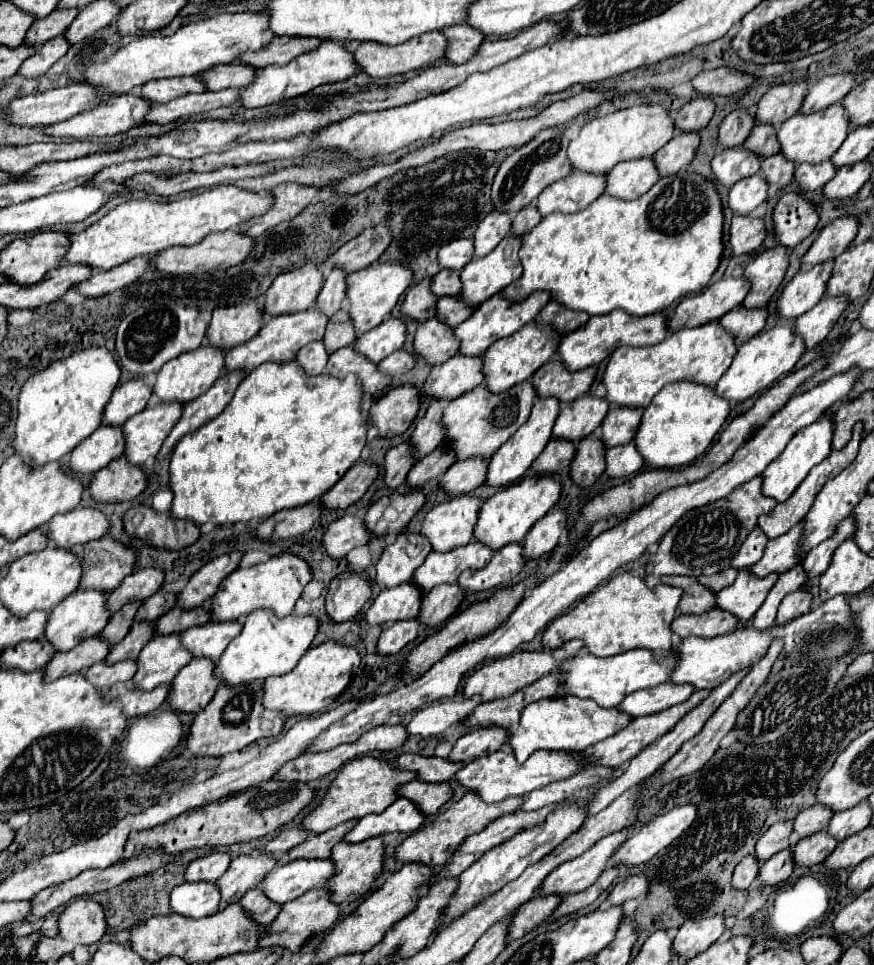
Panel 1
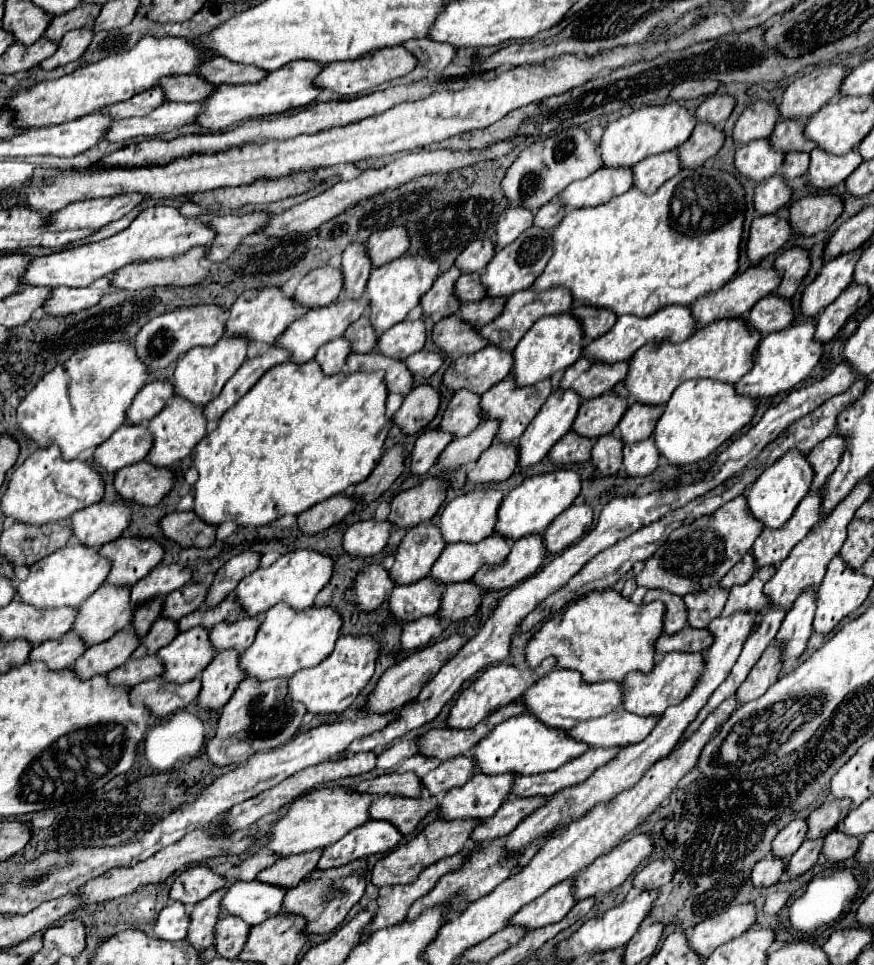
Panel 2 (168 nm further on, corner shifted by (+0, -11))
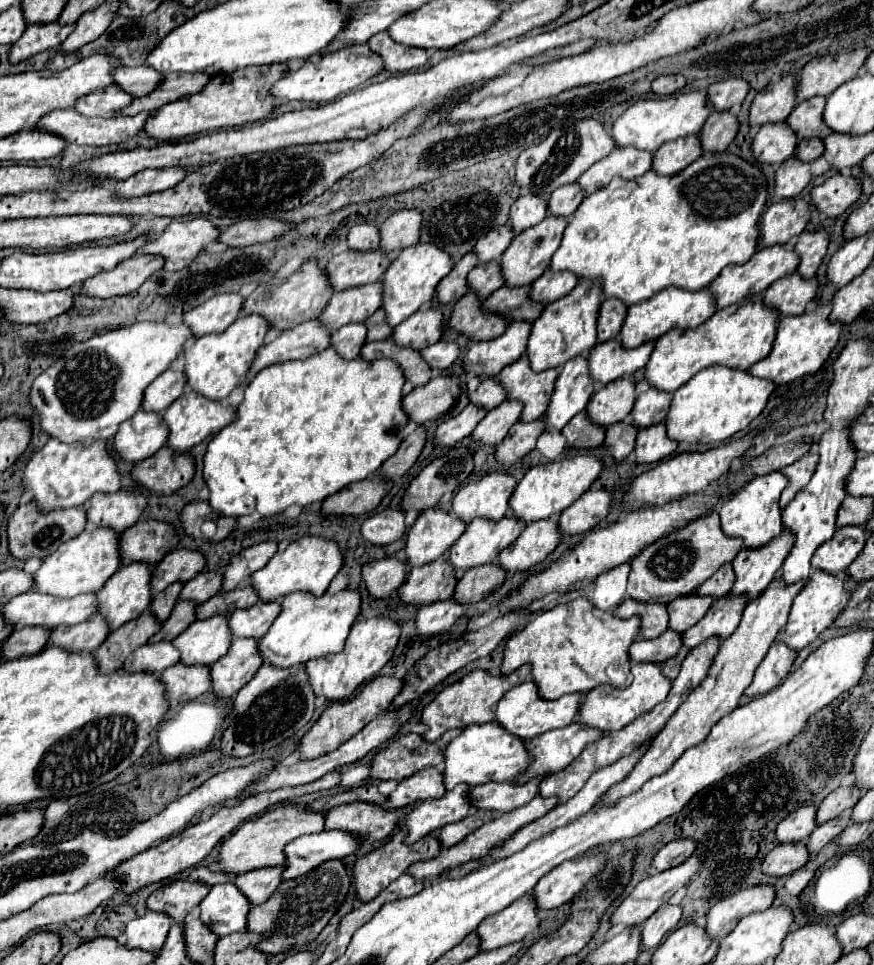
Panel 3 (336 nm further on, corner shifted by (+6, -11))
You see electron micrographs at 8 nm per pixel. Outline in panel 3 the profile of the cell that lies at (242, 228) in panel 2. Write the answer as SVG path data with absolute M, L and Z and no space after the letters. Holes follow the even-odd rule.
M203 218L191 222L171 222L161 236L139 248L139 254L157 254L165 260L165 270L183 270L211 242L219 230Z

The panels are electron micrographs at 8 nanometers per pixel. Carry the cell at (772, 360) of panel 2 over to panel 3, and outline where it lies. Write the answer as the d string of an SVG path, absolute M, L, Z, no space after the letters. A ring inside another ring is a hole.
M831 304L817 306L815 310L803 312L799 316L781 316L771 354L759 360L757 364L753 364L749 368L749 374L773 380L777 384L791 382L795 378L801 378L803 374L815 374L823 366L823 362L829 358L831 350L837 346L841 330L843 330L843 324L831 322L829 314L831 314Z

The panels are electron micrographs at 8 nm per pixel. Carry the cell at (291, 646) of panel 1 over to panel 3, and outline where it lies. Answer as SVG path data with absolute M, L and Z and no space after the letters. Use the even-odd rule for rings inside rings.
M351 588L339 590L335 594L325 592L323 596L313 596L311 592L291 592L287 598L283 598L281 604L281 614L275 618L271 630L259 642L263 660L279 668L305 664L313 658L341 652L353 622L361 614L361 594Z

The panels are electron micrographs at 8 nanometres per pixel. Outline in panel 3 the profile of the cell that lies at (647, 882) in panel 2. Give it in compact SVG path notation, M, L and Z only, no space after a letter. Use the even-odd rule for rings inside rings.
M681 838L681 840L673 840L669 844L665 844L653 858L653 868L657 872L663 872L667 868L679 866L681 862L687 860L687 856L693 854L697 842L693 838Z

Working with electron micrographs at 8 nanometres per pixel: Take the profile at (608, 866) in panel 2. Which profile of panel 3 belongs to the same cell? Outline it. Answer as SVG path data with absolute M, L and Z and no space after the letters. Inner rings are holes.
M603 854L581 860L569 860L547 872L531 890L539 912L553 910L567 904L585 884L595 870L603 866Z

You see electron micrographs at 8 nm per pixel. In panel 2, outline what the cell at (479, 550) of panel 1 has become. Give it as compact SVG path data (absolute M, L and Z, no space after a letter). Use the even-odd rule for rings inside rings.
M489 536L475 546L457 544L445 546L441 556L431 568L431 578L439 580L441 584L455 584L467 582L481 566L497 566L501 564L511 550L511 544L503 540L503 536Z

